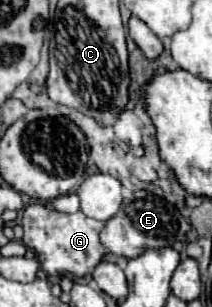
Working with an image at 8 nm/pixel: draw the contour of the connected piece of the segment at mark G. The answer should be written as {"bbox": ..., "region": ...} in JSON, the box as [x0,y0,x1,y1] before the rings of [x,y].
{"bbox":[22,203,106,283],"region":[[[30,203],[22,213],[24,239],[22,243],[36,251],[36,257],[42,269],[50,277],[70,277],[74,283],[88,283],[94,267],[104,261],[106,247],[100,243],[100,231],[104,229],[102,221],[86,217],[82,211],[72,215],[46,209],[42,203]]]}

